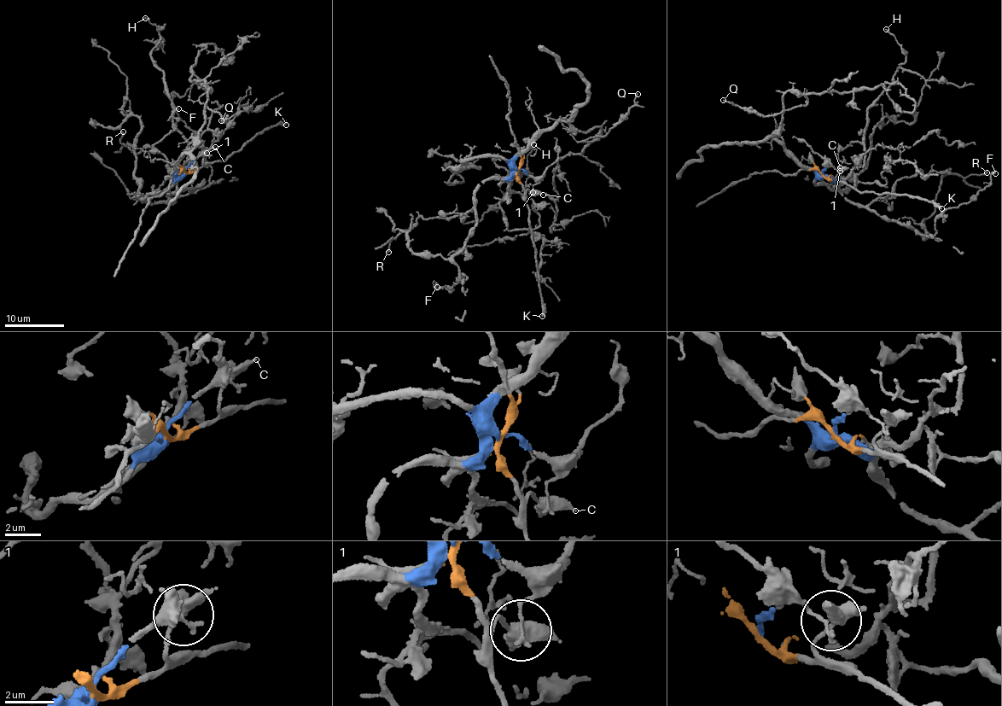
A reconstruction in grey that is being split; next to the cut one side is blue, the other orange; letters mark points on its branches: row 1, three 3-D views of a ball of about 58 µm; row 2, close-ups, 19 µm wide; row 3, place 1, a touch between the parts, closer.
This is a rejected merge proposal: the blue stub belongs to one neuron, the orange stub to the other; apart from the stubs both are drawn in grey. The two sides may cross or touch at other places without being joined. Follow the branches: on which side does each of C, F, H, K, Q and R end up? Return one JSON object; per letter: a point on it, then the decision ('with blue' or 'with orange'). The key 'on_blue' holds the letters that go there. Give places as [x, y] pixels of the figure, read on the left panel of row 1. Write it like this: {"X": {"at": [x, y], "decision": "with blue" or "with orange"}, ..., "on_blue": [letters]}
{"C": {"at": [215, 147], "decision": "with orange"}, "F": {"at": [178, 108], "decision": "with blue"}, "H": {"at": [145, 18], "decision": "with blue"}, "K": {"at": [286, 125], "decision": "with orange"}, "Q": {"at": [221, 120], "decision": "with blue"}, "R": {"at": [123, 131], "decision": "with blue"}, "on_blue": ["F", "H", "Q", "R"]}

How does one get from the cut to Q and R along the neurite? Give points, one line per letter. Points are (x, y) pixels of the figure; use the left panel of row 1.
Q: (184, 173), (175, 174), (203, 125), (206, 91), (200, 102), (221, 119)
R: (184, 173), (170, 194), (176, 190), (163, 154), (145, 146), (131, 151), (128, 142), (121, 143), (123, 131)

